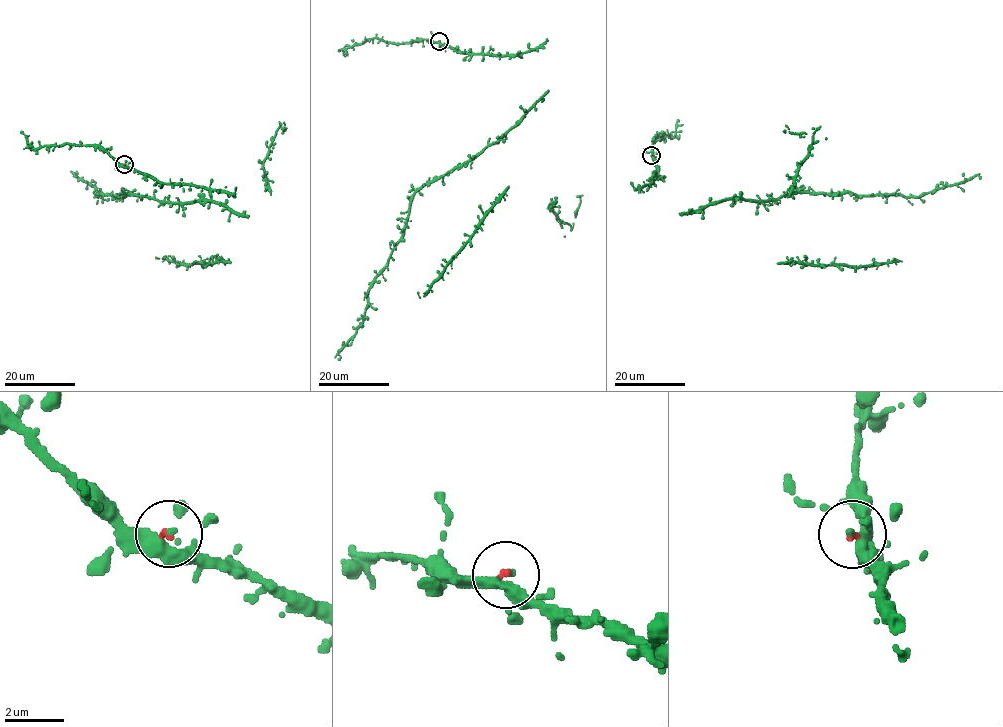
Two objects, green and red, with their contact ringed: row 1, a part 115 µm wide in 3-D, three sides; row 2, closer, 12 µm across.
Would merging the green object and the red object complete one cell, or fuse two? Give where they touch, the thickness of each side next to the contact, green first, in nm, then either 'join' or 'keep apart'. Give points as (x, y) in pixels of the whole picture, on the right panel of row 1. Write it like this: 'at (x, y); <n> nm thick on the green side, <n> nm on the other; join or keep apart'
at (651, 155); 320 nm thick on the green side, 160 nm on the other; keep apart

